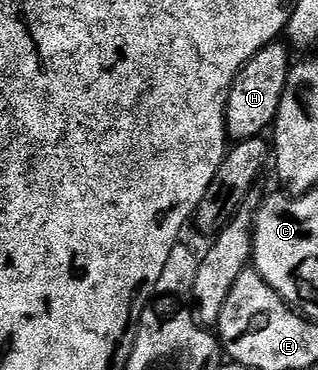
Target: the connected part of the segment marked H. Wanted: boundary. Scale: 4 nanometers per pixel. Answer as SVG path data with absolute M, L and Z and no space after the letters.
M265 45L260 51L256 51L256 55L252 55L252 59L248 59L248 63L236 75L226 104L226 136L231 142L263 136L273 126L292 68L291 50L283 45Z

